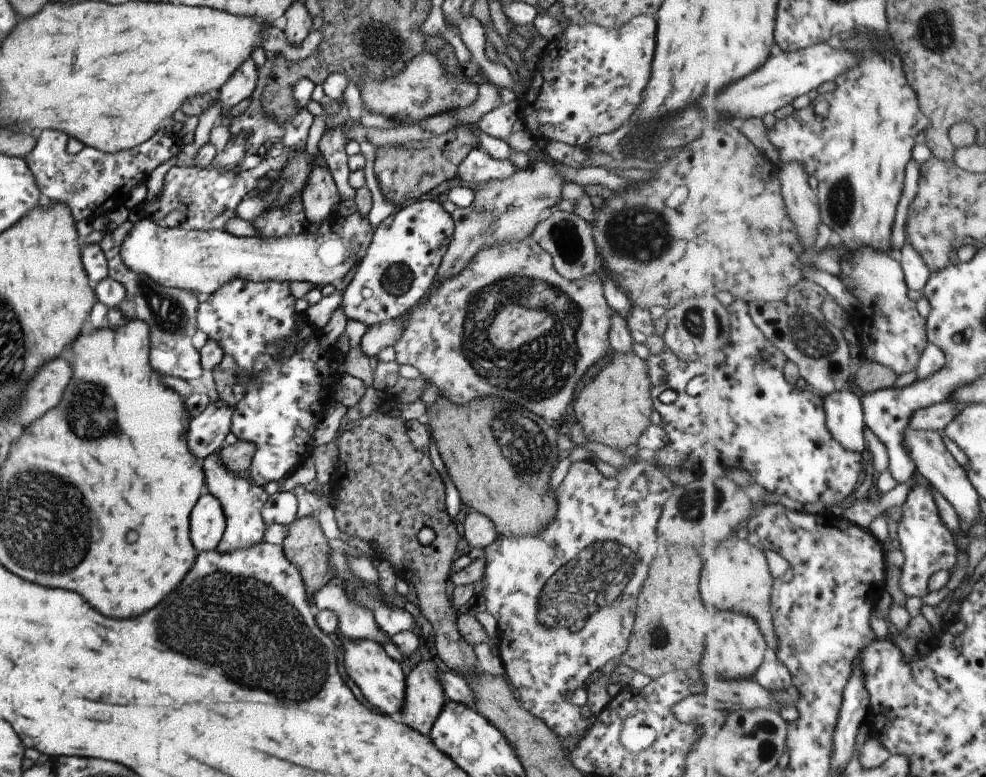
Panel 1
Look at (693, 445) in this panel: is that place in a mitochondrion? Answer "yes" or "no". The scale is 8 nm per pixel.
no

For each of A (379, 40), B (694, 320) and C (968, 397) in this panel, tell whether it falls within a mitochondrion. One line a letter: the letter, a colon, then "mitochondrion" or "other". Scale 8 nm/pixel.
A: mitochondrion
B: mitochondrion
C: other

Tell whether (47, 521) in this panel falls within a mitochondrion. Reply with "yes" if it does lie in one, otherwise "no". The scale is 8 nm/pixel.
yes

